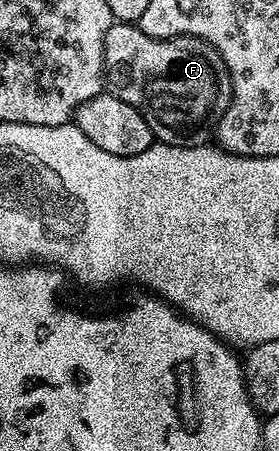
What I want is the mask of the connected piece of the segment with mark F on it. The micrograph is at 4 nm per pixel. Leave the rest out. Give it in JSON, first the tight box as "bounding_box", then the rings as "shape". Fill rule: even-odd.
{"bounding_box":[103,21,233,147],"shape":[[[117,21],[111,29],[107,29],[103,57],[108,90],[141,114],[156,142],[172,147],[203,147],[214,138],[217,123],[223,113],[227,113],[233,100],[233,79],[221,55],[207,41],[194,35],[152,39],[141,31],[140,26]]]}

